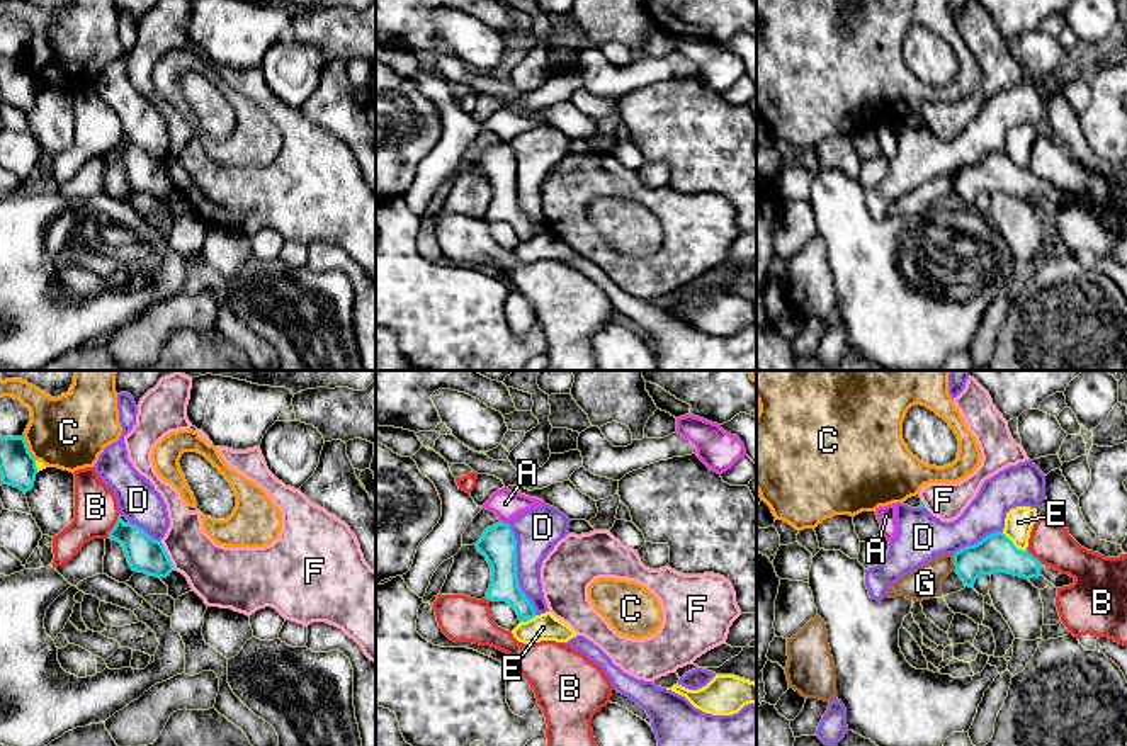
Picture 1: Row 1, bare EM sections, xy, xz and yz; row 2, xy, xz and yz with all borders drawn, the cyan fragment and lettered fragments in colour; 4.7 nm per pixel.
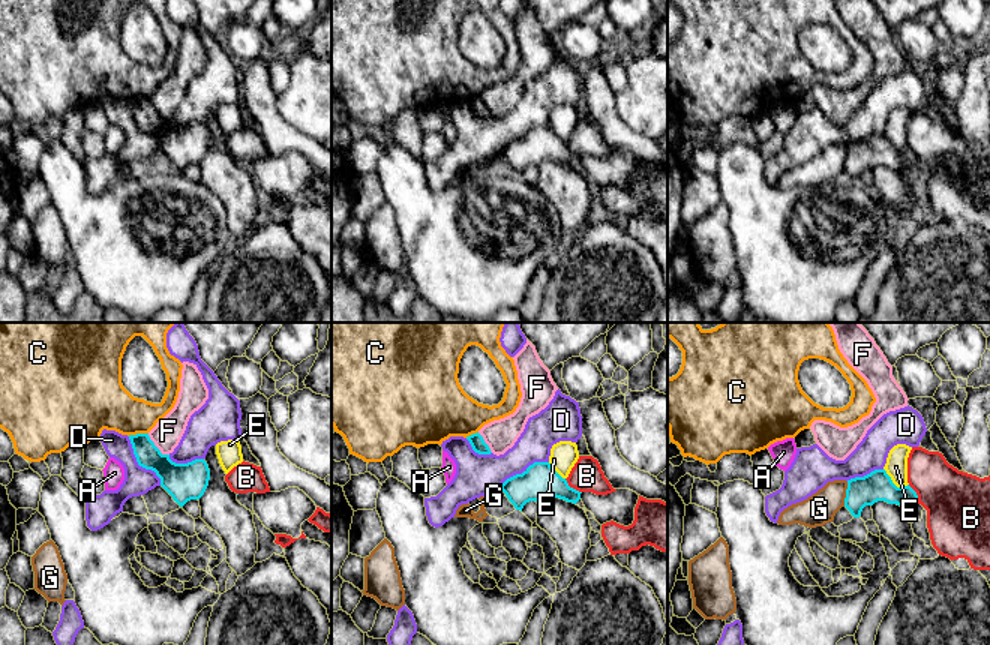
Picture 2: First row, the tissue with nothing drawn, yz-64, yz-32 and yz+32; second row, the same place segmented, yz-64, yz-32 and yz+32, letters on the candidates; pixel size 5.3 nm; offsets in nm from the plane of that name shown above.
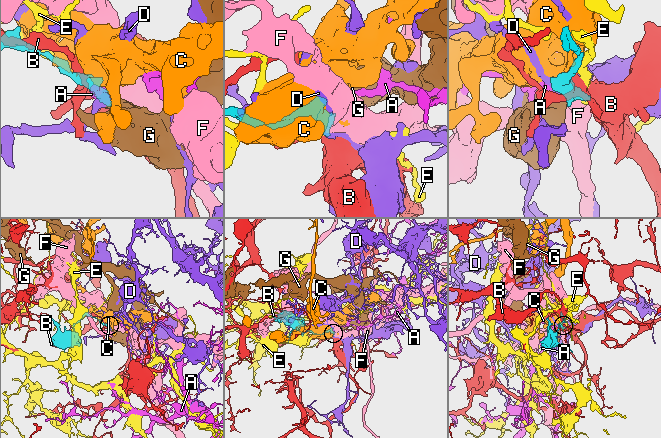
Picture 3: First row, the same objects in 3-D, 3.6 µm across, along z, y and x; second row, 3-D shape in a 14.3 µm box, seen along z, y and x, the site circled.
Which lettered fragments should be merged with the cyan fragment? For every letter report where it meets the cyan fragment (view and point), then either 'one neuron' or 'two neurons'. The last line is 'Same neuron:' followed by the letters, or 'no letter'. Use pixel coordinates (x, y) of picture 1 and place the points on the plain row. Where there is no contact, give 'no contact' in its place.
A: xz (502, 141) | two neurons
B: xy (114, 145) | two neurons
C: xy (28, 68) | two neurons
D: xz (515, 189) | two neurons
E: yz (1012, 163) | two neurons
F: xy (167, 174) | two neurons
G: yz (954, 182) | two neurons
Same neuron: no letter

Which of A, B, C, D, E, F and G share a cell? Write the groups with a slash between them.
A / B / C / D / E / F / G

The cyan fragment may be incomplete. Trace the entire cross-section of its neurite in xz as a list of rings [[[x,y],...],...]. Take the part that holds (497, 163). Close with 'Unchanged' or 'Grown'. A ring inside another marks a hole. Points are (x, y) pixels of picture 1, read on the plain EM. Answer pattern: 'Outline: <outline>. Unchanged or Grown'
Outline: [[[508,143],[488,146],[474,163],[491,187],[491,202],[486,211],[490,221],[507,221],[520,241],[535,236],[535,228],[518,206],[517,160]]]. Unchanged

